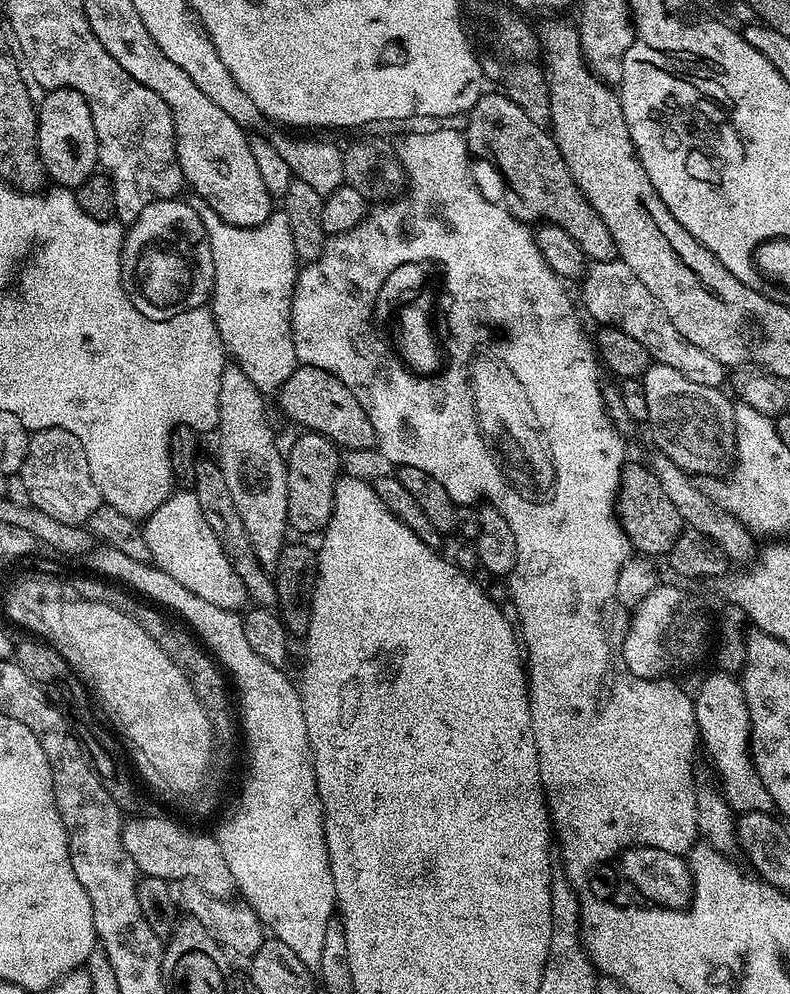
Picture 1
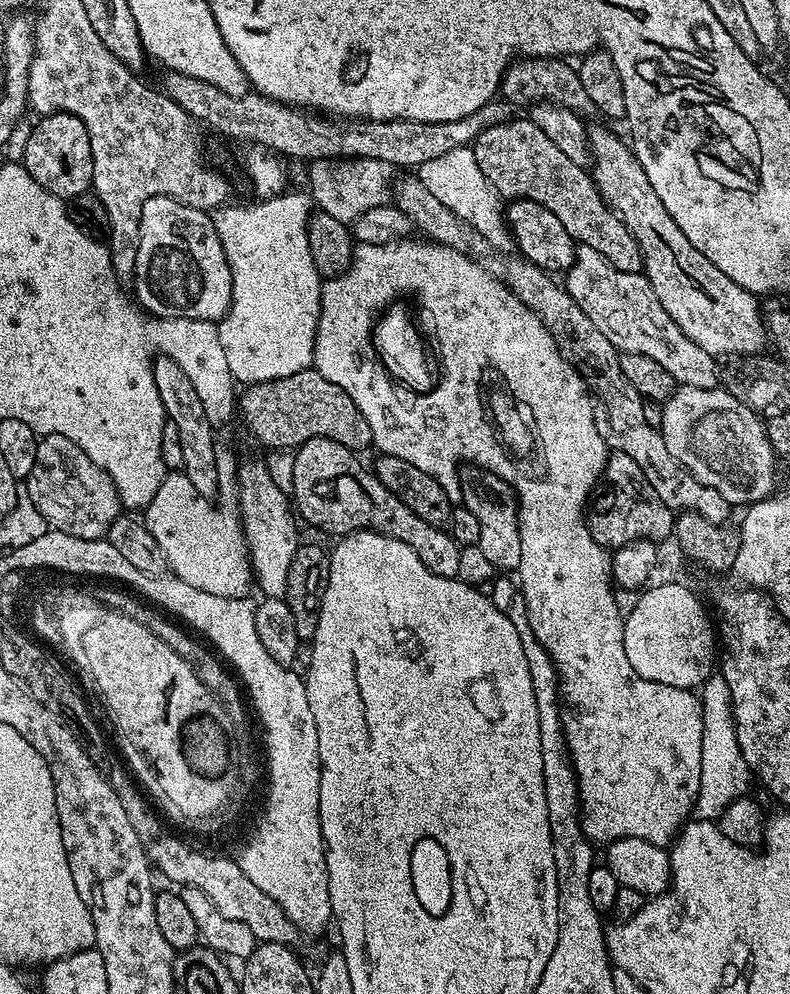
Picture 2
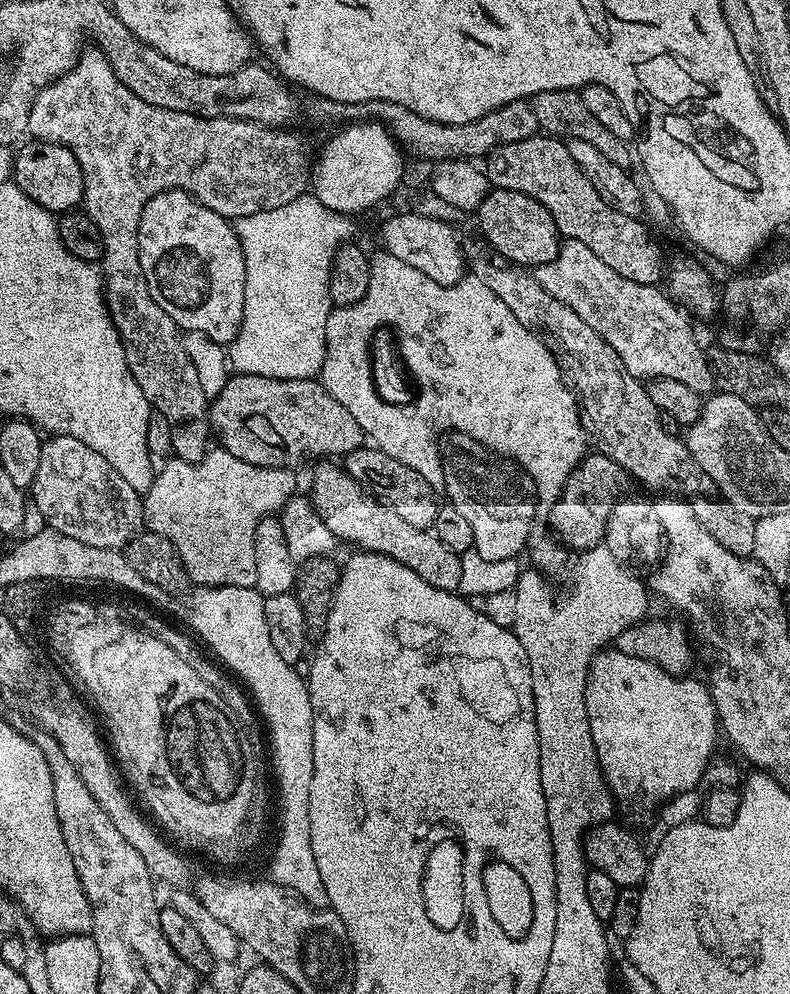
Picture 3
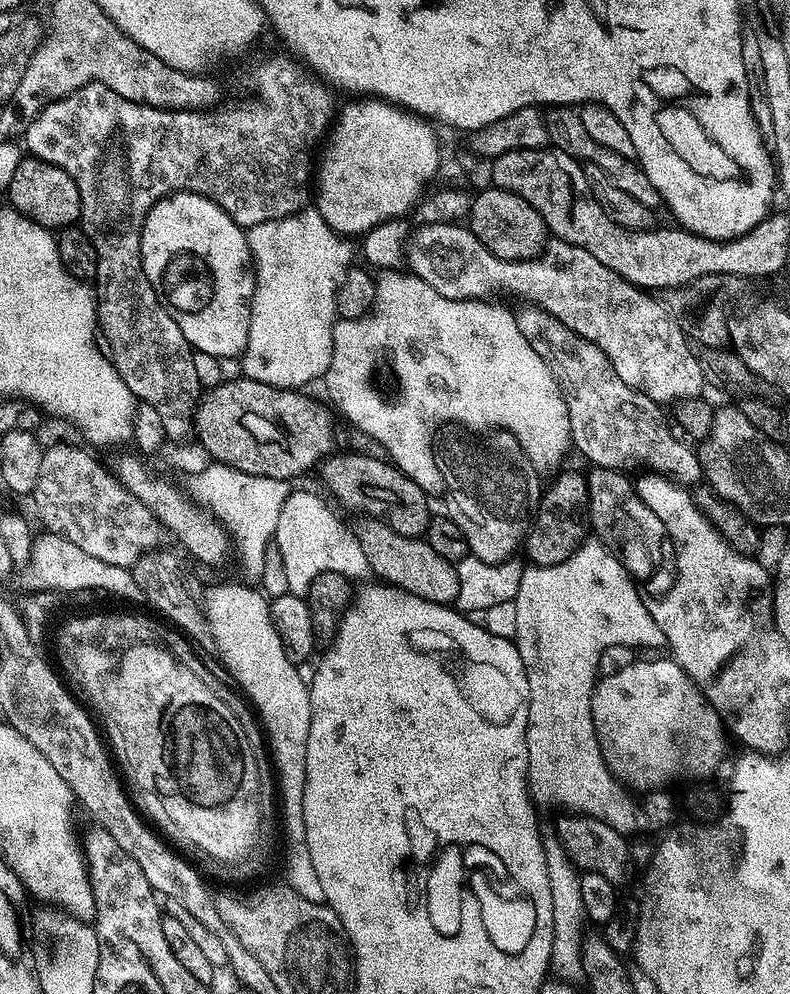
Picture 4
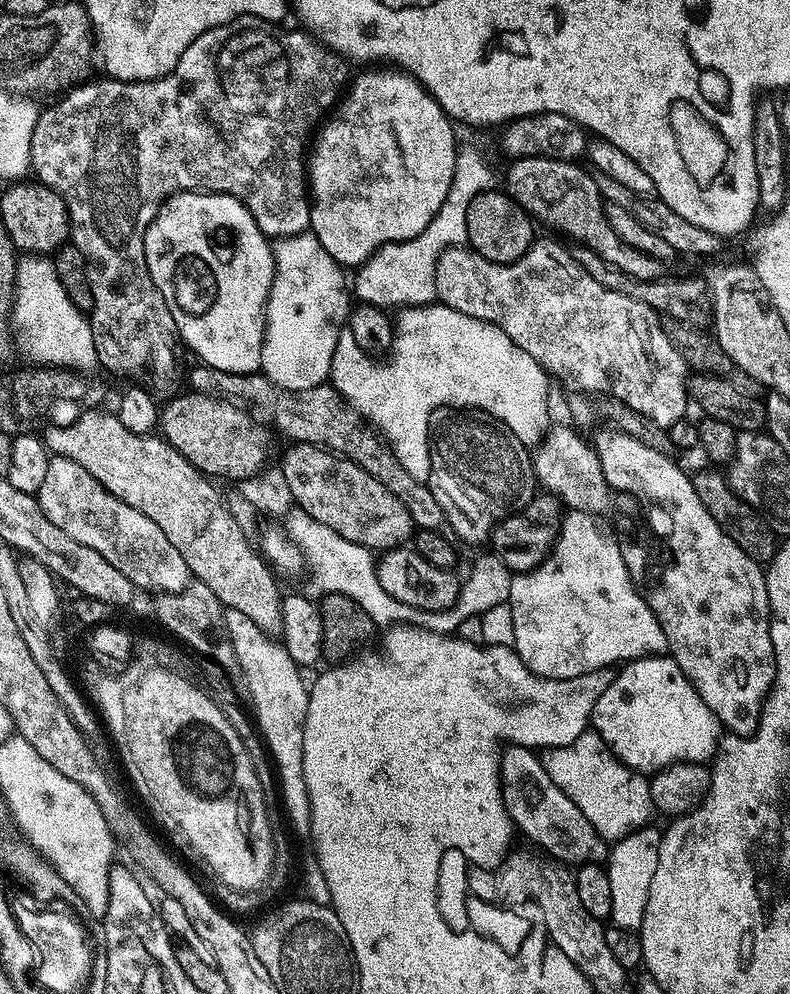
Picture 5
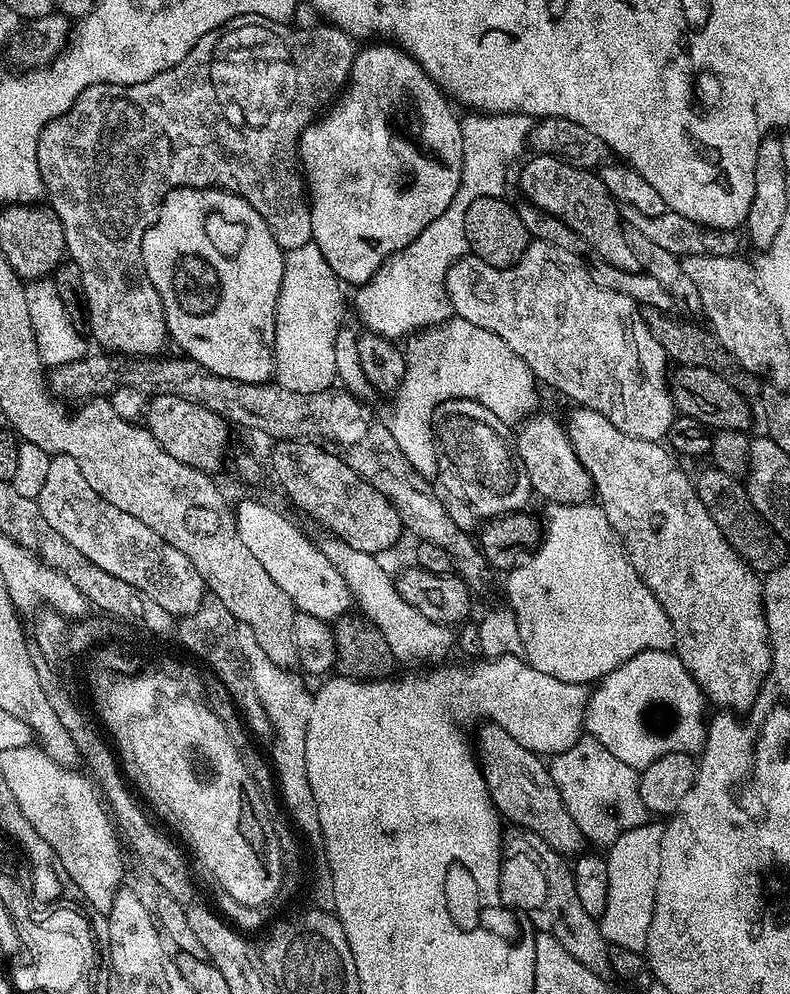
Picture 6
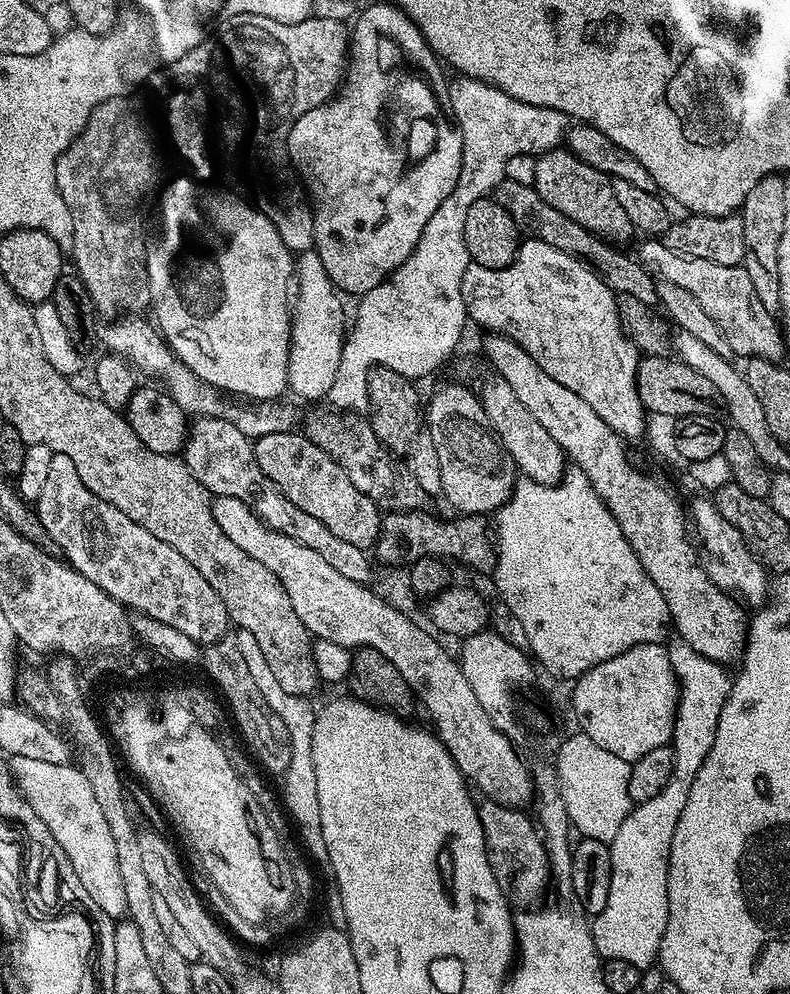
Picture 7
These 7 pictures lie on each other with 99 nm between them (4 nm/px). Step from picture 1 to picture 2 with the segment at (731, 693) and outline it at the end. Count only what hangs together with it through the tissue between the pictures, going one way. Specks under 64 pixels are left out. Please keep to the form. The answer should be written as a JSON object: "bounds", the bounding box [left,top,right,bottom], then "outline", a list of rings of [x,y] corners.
{"bounds":[694,674,750,822],"outline":[[[719,674],[709,676],[707,682],[700,685],[698,695],[702,710],[702,778],[698,782],[694,816],[700,822],[716,822],[727,804],[739,796],[749,795],[750,773],[738,746],[736,723],[732,721],[732,699],[724,677]]]}

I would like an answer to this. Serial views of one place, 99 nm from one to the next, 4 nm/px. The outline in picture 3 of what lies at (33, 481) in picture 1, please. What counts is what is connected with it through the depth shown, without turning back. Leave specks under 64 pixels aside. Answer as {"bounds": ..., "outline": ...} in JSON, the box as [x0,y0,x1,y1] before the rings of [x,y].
{"bounds":[30,434,146,549],"outline":[[[52,434],[44,440],[42,458],[38,461],[38,474],[34,474],[34,482],[30,489],[30,500],[41,511],[42,518],[47,527],[61,531],[67,537],[86,543],[87,546],[123,549],[146,524],[144,519],[144,502],[141,493],[136,492],[134,486],[130,486],[130,482],[126,482],[126,478],[122,478],[122,474],[118,474],[118,470],[114,470],[114,466],[110,466],[110,462],[106,462],[106,458],[102,458],[102,454],[98,454],[98,450],[90,450],[90,446],[86,446],[86,442],[78,442],[78,438],[70,438],[69,436]]]}

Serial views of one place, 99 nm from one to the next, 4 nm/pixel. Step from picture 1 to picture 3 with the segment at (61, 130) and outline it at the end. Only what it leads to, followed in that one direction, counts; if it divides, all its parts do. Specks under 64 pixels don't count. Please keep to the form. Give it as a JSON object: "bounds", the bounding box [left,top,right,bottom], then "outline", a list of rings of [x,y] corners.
{"bounds":[12,138,84,214],"outline":[[[32,138],[21,143],[12,162],[12,180],[38,206],[53,214],[79,209],[84,199],[82,166],[66,146],[54,142]]]}

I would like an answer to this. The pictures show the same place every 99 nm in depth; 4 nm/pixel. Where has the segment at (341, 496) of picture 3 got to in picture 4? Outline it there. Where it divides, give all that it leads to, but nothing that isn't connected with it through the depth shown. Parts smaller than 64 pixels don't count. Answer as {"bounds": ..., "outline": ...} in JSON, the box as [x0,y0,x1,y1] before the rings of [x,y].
{"bounds":[358,519,459,605],"outline":[[[369,519],[358,528],[363,553],[377,581],[391,584],[415,596],[424,596],[426,602],[451,605],[458,598],[459,576],[457,565],[453,561],[442,558],[442,554],[434,554],[430,550],[427,539],[414,536],[403,536],[386,527],[377,520]]]}

